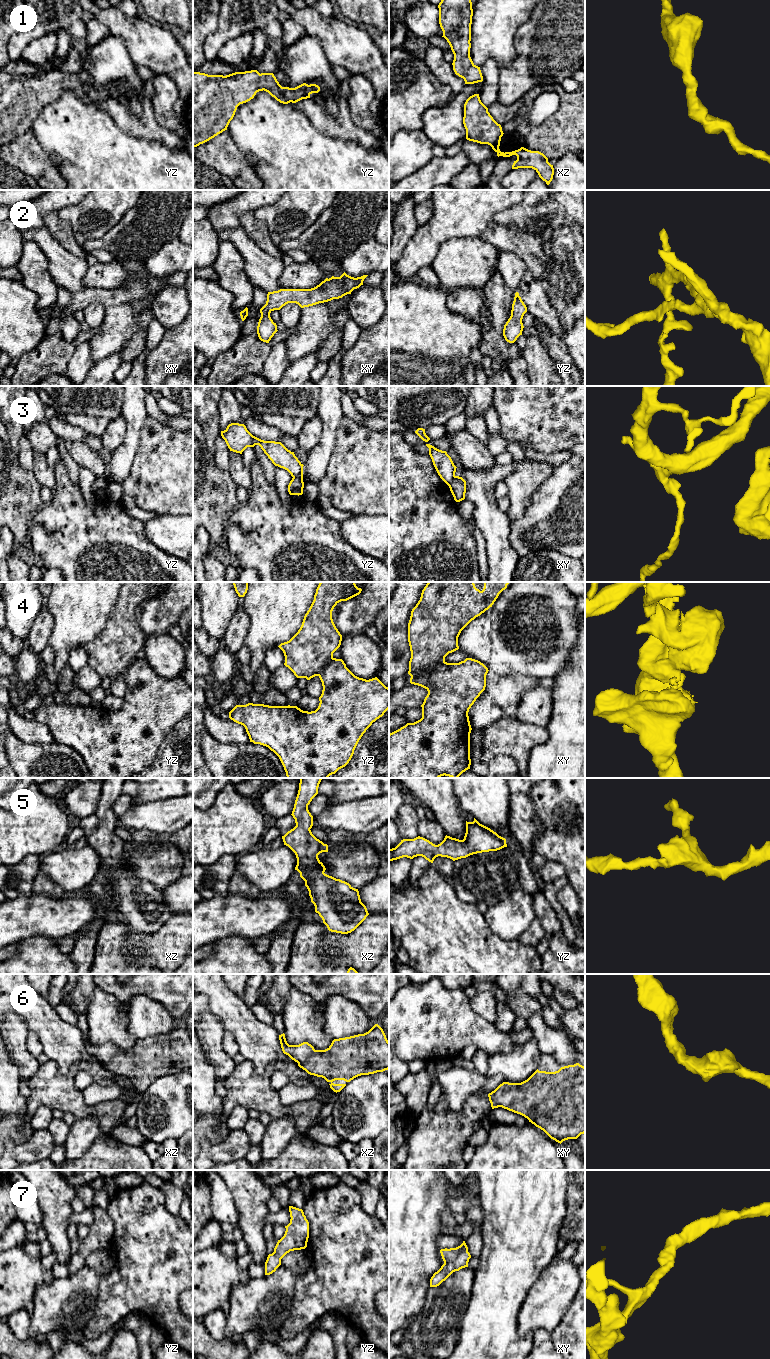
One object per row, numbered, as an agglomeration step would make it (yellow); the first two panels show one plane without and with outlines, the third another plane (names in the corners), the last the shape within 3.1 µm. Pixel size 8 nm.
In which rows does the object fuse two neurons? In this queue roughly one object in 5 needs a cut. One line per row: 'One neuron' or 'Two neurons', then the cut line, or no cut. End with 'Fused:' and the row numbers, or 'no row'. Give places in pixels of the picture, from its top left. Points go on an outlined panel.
1: One neuron. No split
2: One neuron. No split
3: Two neurons. Split along yz (293, 477), (302, 481)
4: Two neurons. Split along xy (444, 661), (428, 670), (420, 671), (411, 676)
5: One neuron. No split
6: One neuron. No split
7: One neuron. No split
Fused: 3, 4

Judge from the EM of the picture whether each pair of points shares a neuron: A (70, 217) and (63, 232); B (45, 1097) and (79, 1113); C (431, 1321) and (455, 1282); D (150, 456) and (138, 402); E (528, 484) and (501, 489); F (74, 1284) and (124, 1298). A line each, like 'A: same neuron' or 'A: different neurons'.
A: different neurons
B: same neuron
C: same neuron
D: different neurons
E: different neurons
F: different neurons

